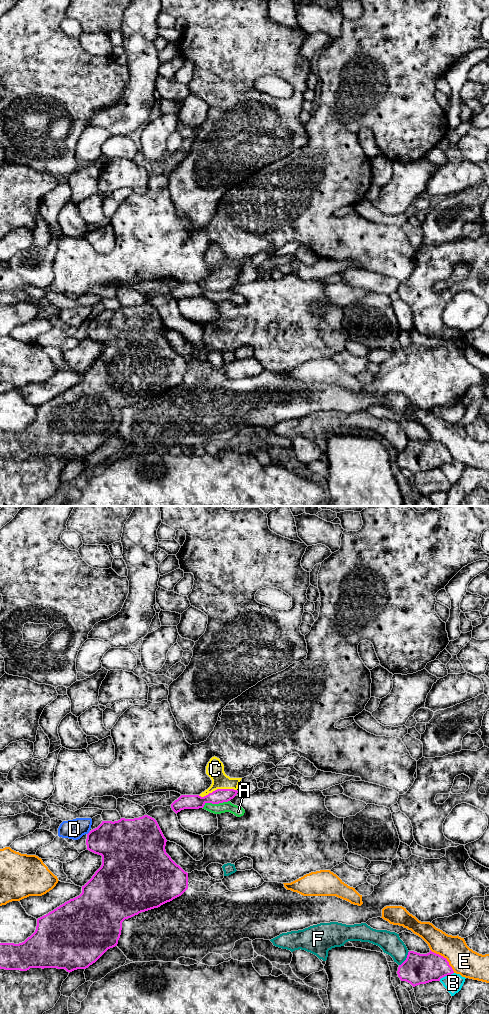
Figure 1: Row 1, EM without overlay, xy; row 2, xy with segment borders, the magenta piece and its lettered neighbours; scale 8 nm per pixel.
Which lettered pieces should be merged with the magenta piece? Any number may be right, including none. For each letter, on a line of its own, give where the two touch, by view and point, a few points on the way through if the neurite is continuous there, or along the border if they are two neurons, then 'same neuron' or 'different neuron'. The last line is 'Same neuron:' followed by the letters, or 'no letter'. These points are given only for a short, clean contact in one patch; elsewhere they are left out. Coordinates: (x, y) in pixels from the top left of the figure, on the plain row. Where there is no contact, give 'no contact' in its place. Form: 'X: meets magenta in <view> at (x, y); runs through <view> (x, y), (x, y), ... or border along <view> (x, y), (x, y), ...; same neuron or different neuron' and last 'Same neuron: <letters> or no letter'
A: meets magenta in xy at (215, 291); different neuron
B: meets magenta in xy at (446, 463); different neuron
C: meets magenta in xy at (217, 277); runs through xy (218, 284), (217, 277), (215, 257); same neuron
D: meets magenta in xy at (88, 321); different neuron
E: meets magenta in xy at (445, 446); different neuron
F: meets magenta in xy at (406, 446); different neuron
Same neuron: C

